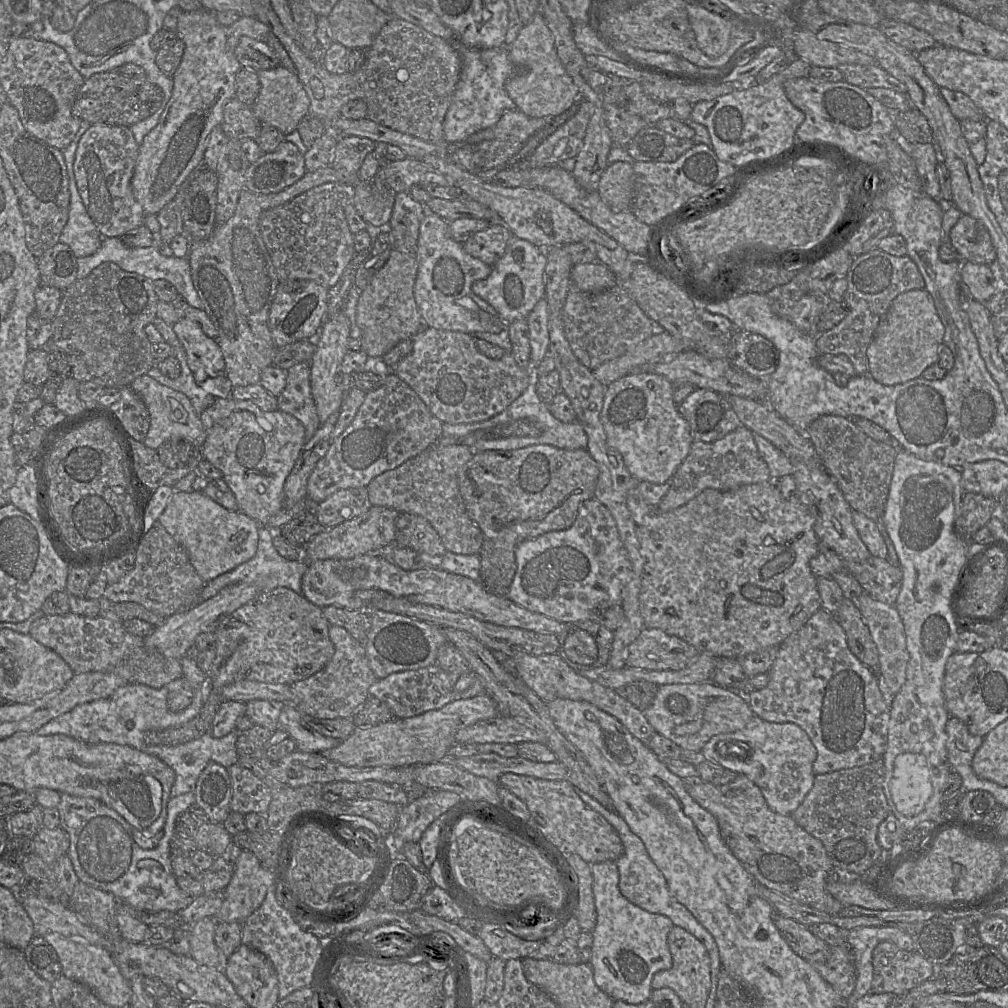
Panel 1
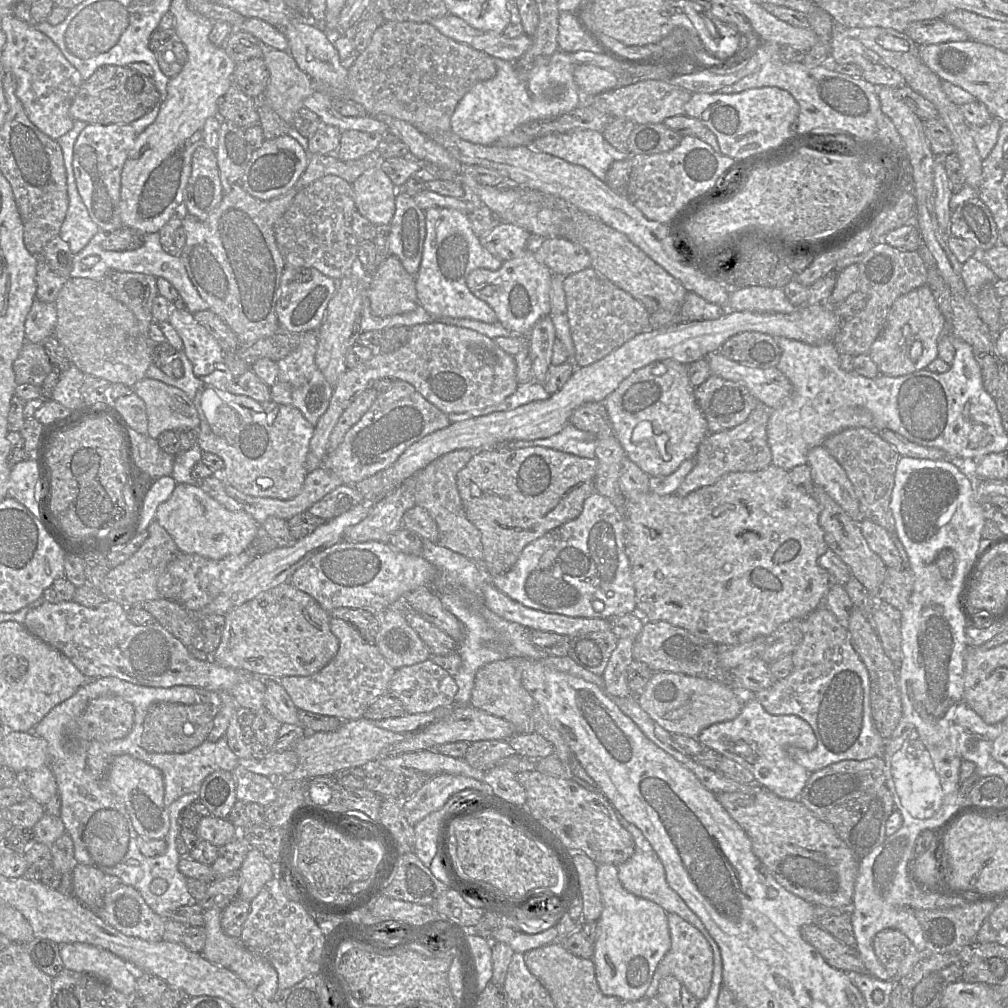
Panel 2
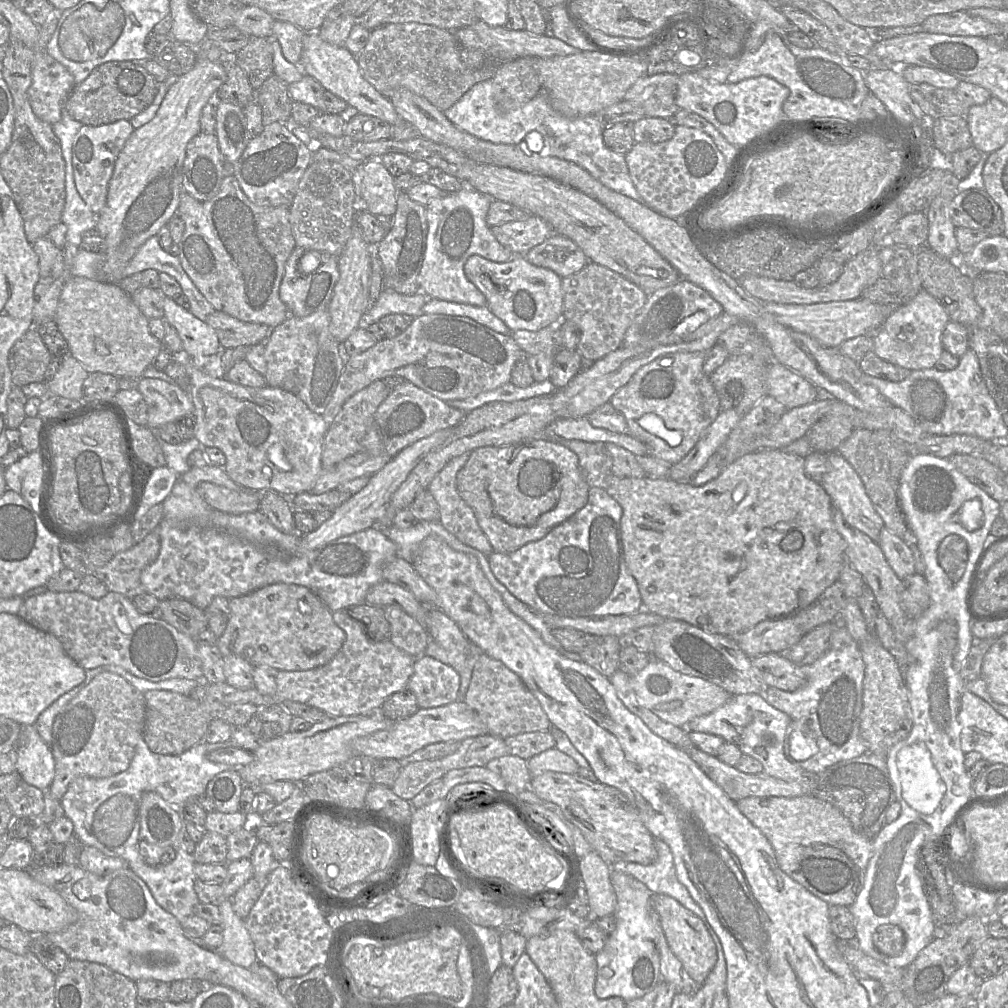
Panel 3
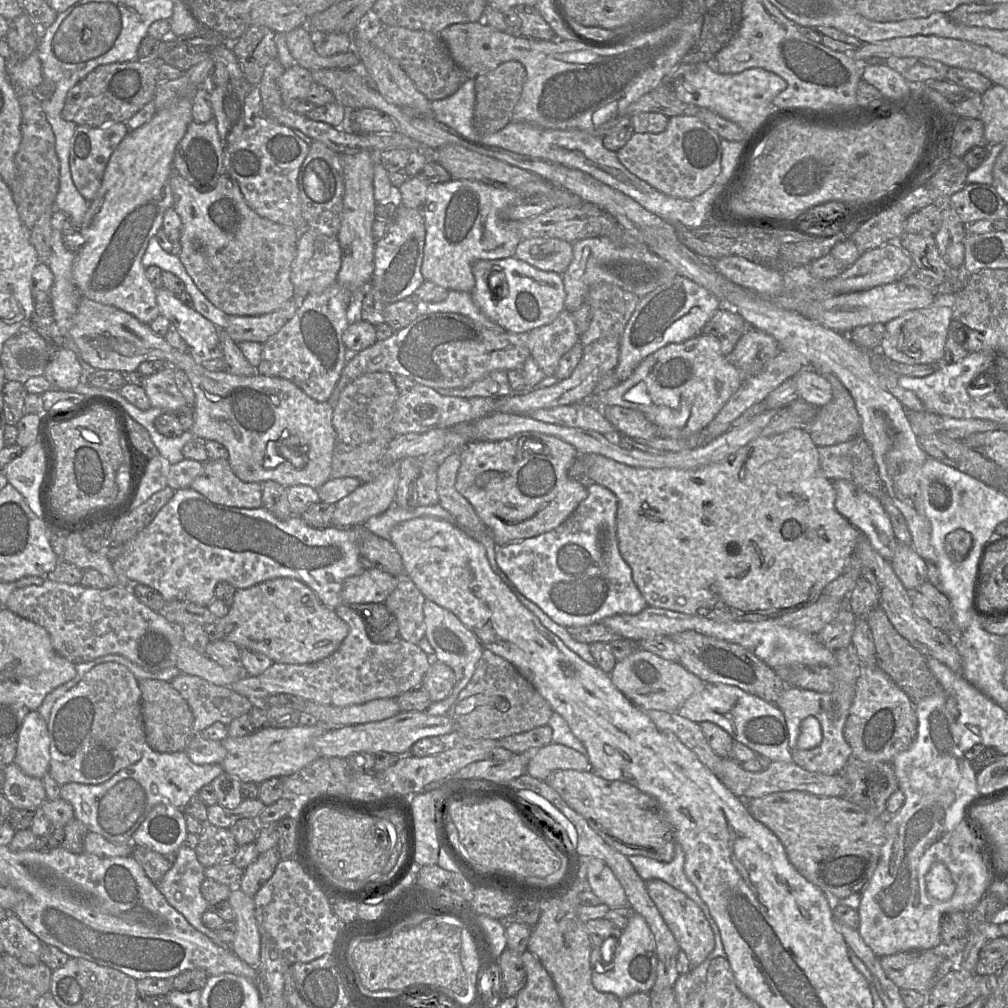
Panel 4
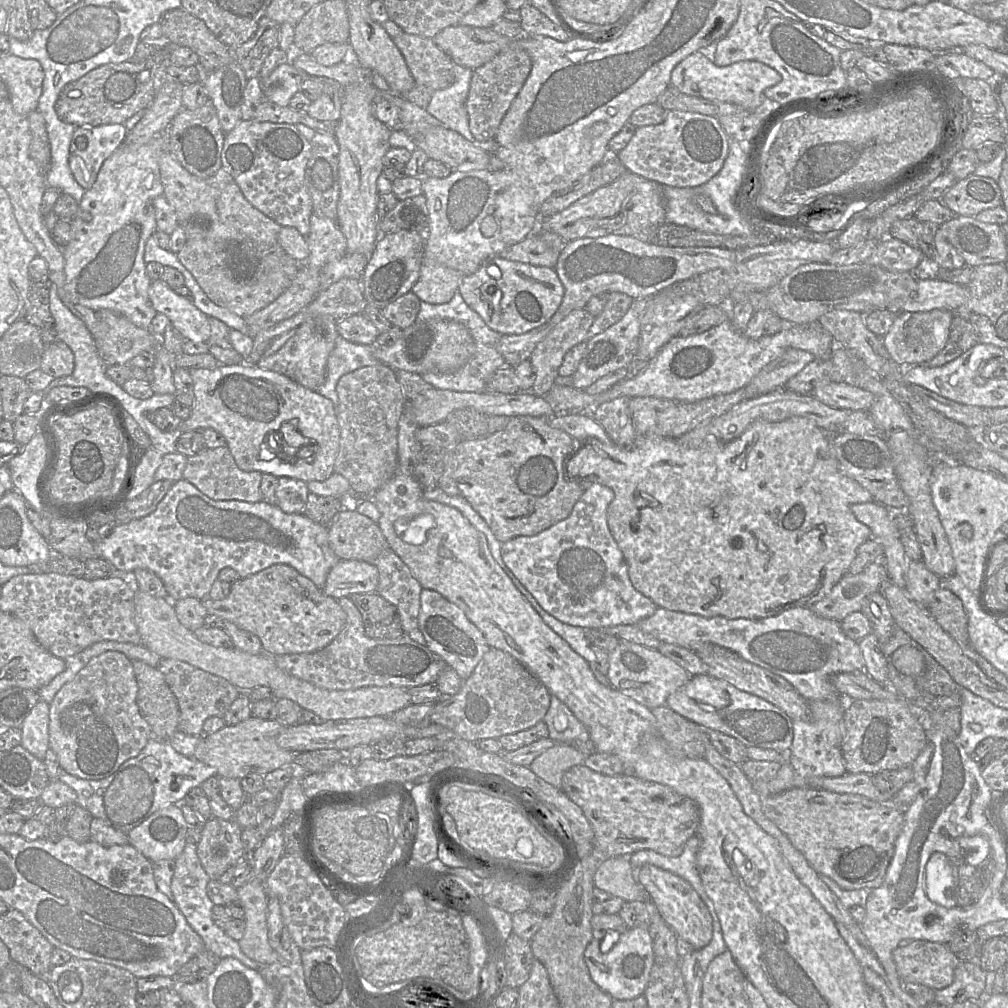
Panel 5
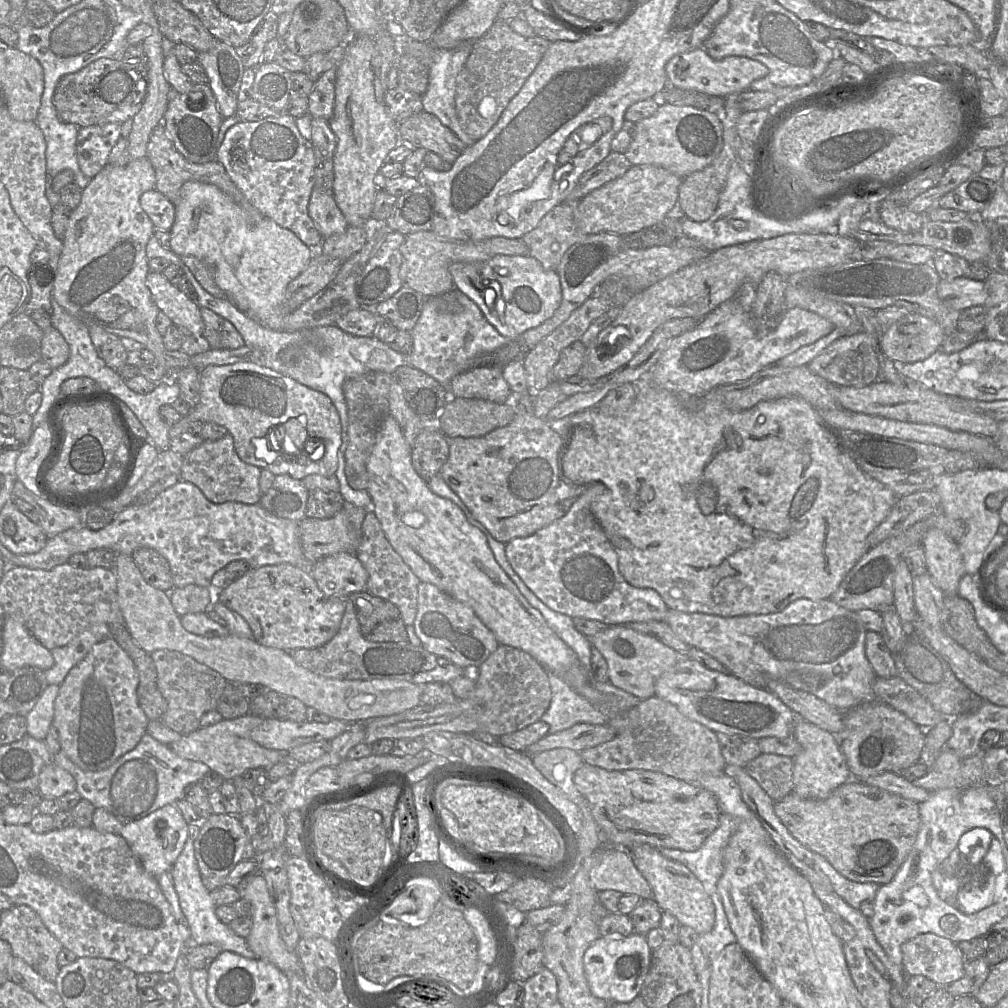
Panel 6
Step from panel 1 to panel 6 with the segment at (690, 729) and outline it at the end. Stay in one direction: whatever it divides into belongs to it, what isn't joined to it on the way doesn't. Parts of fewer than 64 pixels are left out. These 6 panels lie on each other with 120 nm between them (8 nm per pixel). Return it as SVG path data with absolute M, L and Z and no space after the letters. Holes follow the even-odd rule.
M626 625L607 626L589 638L591 645L599 650L608 665L609 682L641 700L654 696L656 680L674 667L680 655L657 638L640 633Z

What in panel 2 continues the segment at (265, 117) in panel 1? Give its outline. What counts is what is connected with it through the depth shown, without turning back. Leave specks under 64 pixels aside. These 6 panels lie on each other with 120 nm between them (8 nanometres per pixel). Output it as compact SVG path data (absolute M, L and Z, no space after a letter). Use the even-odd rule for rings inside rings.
M266 49L264 62L269 80L261 97L285 122L292 125L296 113L304 107L304 100L315 90L313 80L302 71L288 51Z

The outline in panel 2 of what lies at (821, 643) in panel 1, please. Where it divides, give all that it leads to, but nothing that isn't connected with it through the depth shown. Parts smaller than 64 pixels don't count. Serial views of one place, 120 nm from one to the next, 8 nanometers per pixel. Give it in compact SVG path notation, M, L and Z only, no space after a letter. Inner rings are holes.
M821 605L804 618L802 640L791 654L793 660L791 673L754 694L754 698L768 713L799 716L813 729L817 740L816 747L811 751L799 747L789 748L790 757L813 773L843 760L862 761L880 754L886 740L881 737L872 720L868 670L853 649L848 630L838 622L827 607Z

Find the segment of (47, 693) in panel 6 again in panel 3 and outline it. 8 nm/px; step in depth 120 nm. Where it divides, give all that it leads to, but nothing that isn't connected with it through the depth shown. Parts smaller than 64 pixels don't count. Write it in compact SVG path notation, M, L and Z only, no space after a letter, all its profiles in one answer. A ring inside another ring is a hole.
M34 724L22 726L16 751L16 772L22 780L42 791L49 789L55 775L55 761L50 746L41 738Z

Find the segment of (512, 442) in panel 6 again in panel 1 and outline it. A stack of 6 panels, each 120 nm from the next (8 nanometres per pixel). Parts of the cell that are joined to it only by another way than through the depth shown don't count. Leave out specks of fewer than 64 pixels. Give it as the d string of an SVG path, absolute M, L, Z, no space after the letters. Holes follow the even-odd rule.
M544 444L511 451L475 452L459 470L458 484L467 513L481 529L484 537L479 552L478 581L490 592L506 597L517 570L517 545L550 531L569 528L577 518L579 505L594 498L598 477L598 465L587 448L568 450Z

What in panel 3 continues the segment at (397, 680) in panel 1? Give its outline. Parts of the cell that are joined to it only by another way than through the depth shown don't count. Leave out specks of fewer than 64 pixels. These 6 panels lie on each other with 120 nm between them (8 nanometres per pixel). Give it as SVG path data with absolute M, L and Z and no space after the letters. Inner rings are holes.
M422 655L415 660L407 689L416 697L419 708L434 708L456 702L459 686L460 676L452 666L430 656Z

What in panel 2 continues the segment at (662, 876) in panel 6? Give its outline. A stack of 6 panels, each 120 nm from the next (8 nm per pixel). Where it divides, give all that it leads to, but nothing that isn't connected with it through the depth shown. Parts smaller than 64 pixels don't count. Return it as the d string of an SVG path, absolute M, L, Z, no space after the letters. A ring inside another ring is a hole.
M667 913L671 947L657 966L645 997L657 995L662 978L675 977L697 1000L703 1000L709 993L714 961L712 948L705 936L689 922L674 913Z

